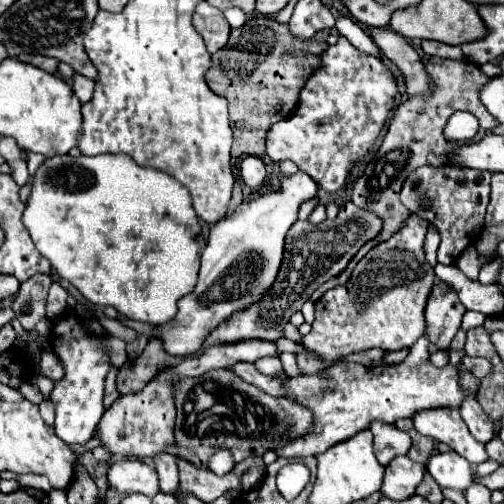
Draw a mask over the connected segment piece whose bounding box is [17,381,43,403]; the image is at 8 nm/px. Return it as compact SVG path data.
M25 381L25 387L19 387L17 391L19 391L25 399L29 399L31 403L41 403L41 399L43 399L43 395L41 395L35 387L31 387L31 383L27 383L27 381Z

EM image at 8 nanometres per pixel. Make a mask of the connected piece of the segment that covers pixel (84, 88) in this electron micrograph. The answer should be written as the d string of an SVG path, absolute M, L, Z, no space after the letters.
M81 73L73 75L73 93L79 97L81 103L87 103L91 99L93 85L95 85L95 81L89 81L89 77L83 77Z

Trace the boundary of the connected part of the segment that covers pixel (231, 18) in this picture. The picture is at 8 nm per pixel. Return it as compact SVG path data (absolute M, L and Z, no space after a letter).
M237 7L227 9L227 11L225 11L225 17L227 17L227 21L229 21L231 27L239 27L239 25L245 23L245 13L243 13L241 9L237 9Z

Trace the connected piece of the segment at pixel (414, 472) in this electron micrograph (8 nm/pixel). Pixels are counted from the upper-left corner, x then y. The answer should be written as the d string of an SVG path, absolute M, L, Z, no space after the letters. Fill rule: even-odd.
M407 455L395 457L385 467L381 493L397 501L407 499L415 493L415 487L421 483L423 473L425 473L425 465L411 461Z

